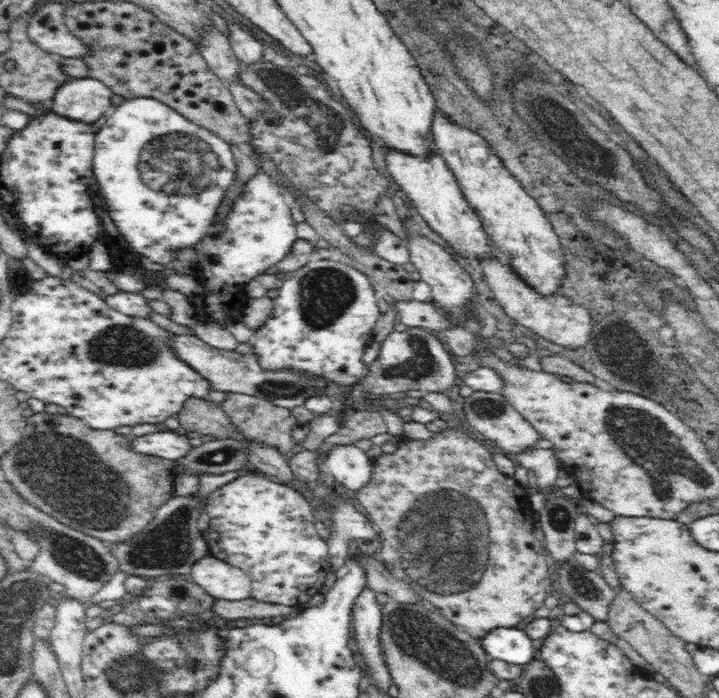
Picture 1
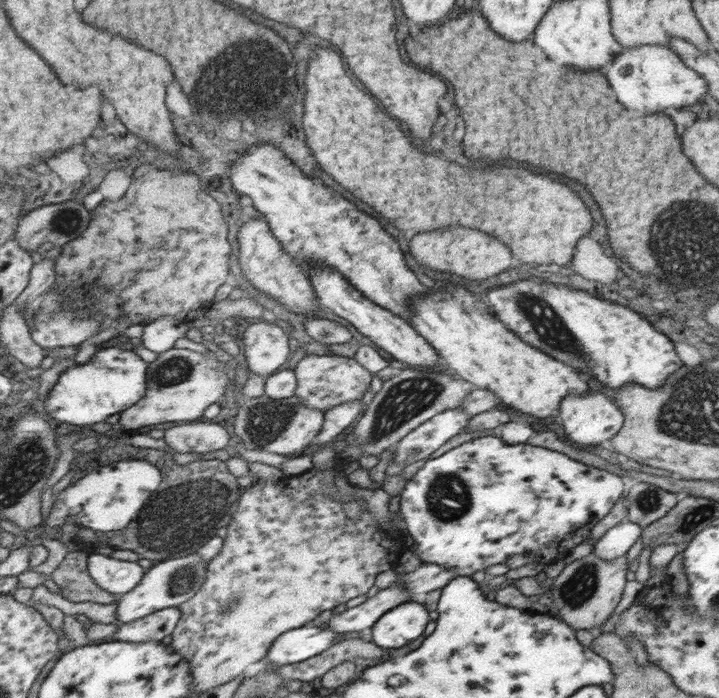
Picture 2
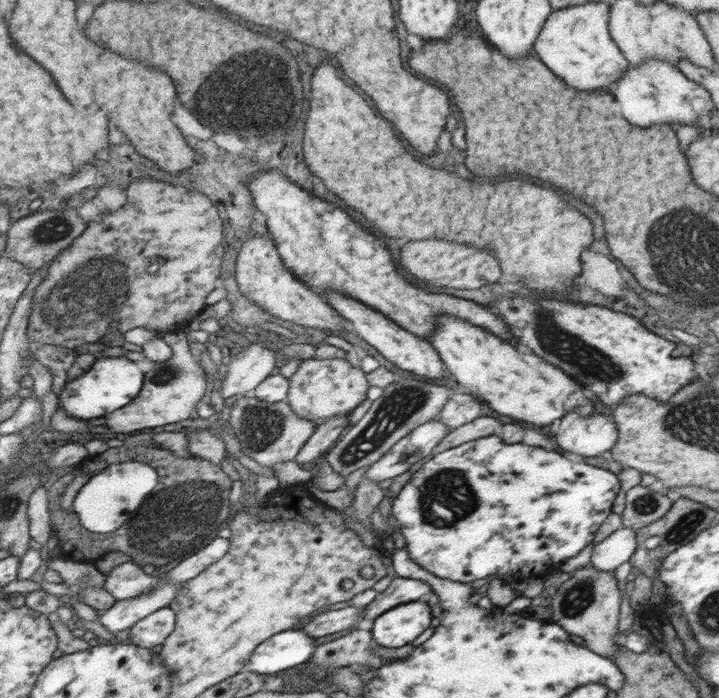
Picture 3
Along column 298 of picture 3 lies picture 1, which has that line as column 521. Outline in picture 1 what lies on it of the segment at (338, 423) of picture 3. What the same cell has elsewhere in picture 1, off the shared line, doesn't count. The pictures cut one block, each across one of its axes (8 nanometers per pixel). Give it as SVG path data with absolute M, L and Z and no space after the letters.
M530 448L522 454L516 454L516 460L520 466L524 466L526 470L532 470L536 474L538 492L532 492L528 502L532 504L534 514L538 514L544 508L550 492L556 492L554 484L558 480L560 468L562 468L560 460L556 458L554 450L538 450L538 448Z

